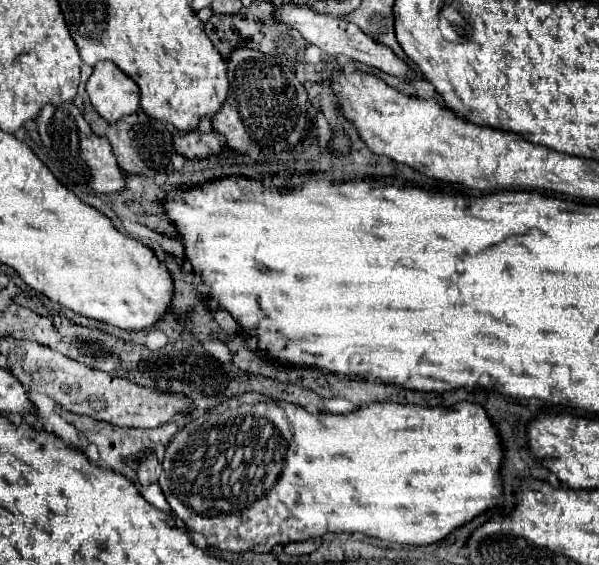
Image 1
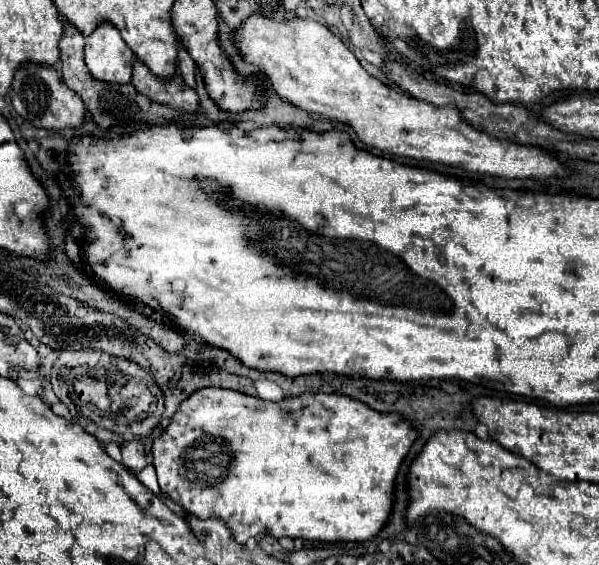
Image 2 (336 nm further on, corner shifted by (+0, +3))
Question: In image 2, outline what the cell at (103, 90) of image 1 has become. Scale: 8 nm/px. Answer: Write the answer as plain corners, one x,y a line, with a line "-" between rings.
100,24
86,38
86,66
96,80
128,84
134,60
134,52
112,24

